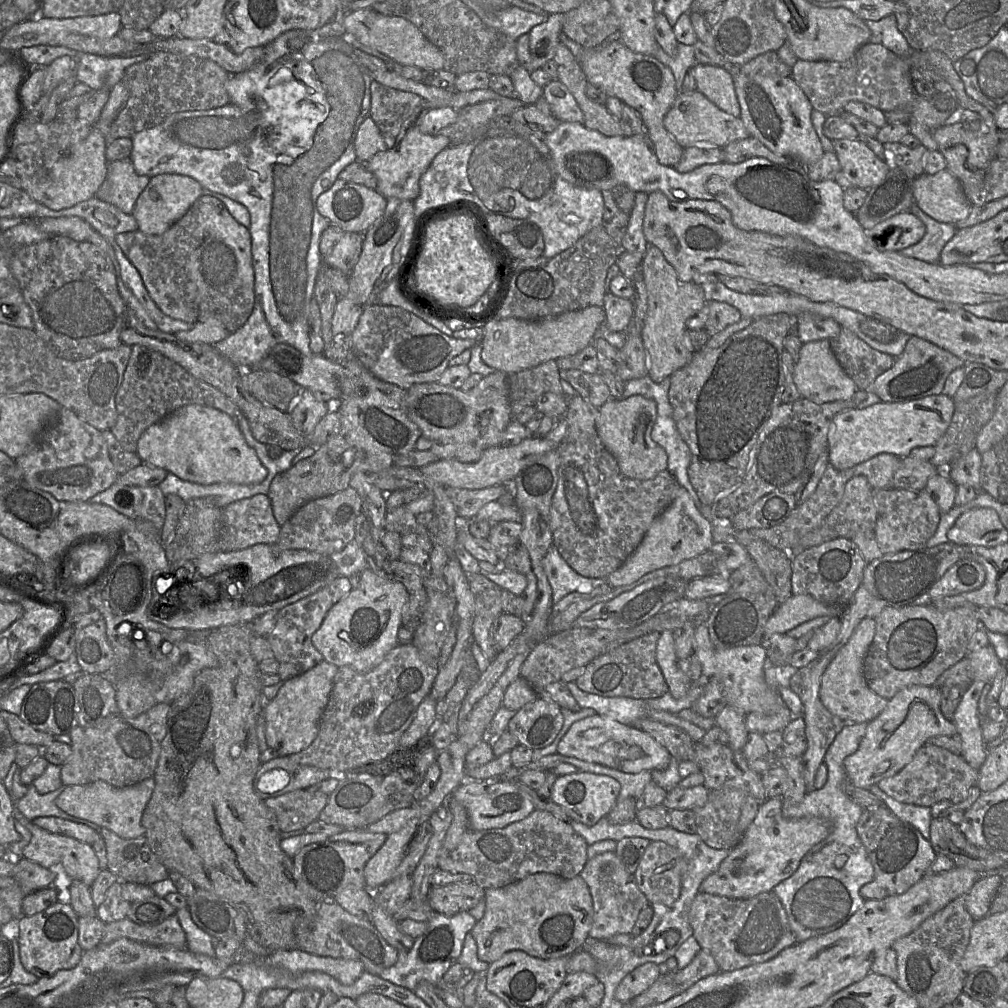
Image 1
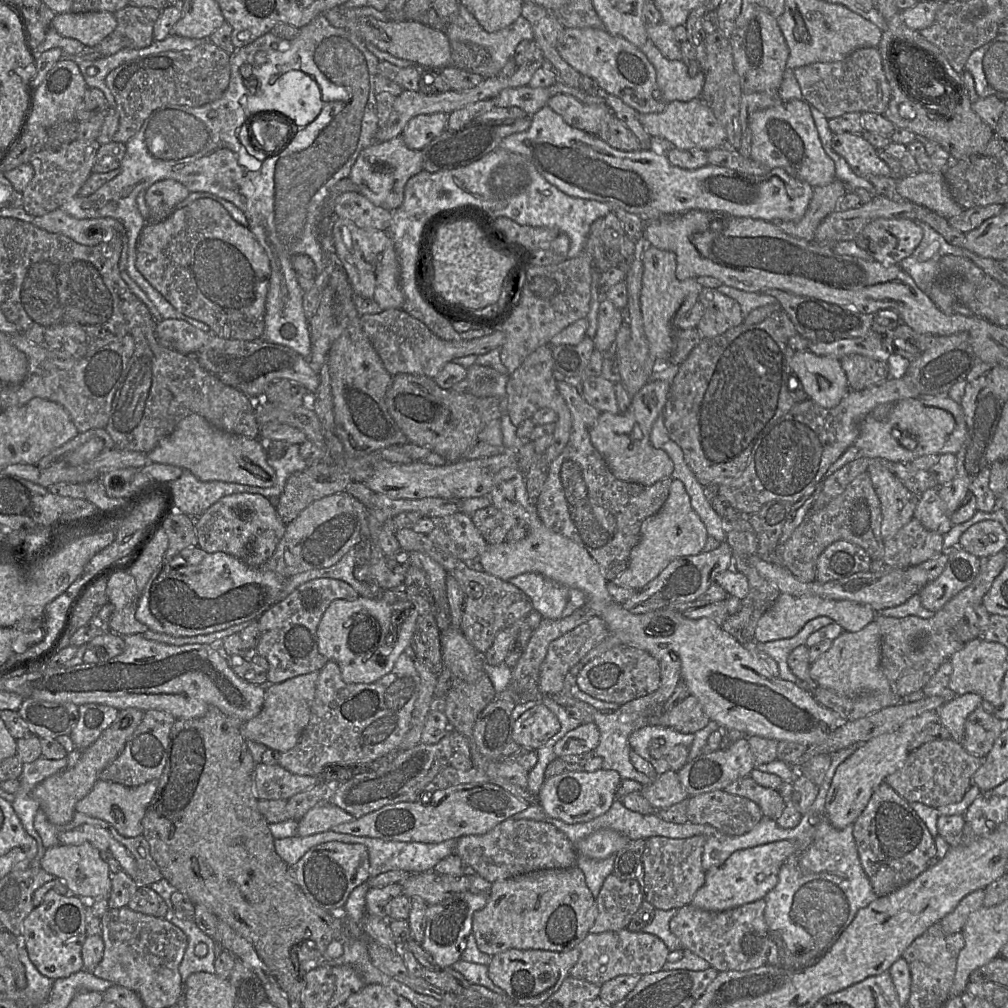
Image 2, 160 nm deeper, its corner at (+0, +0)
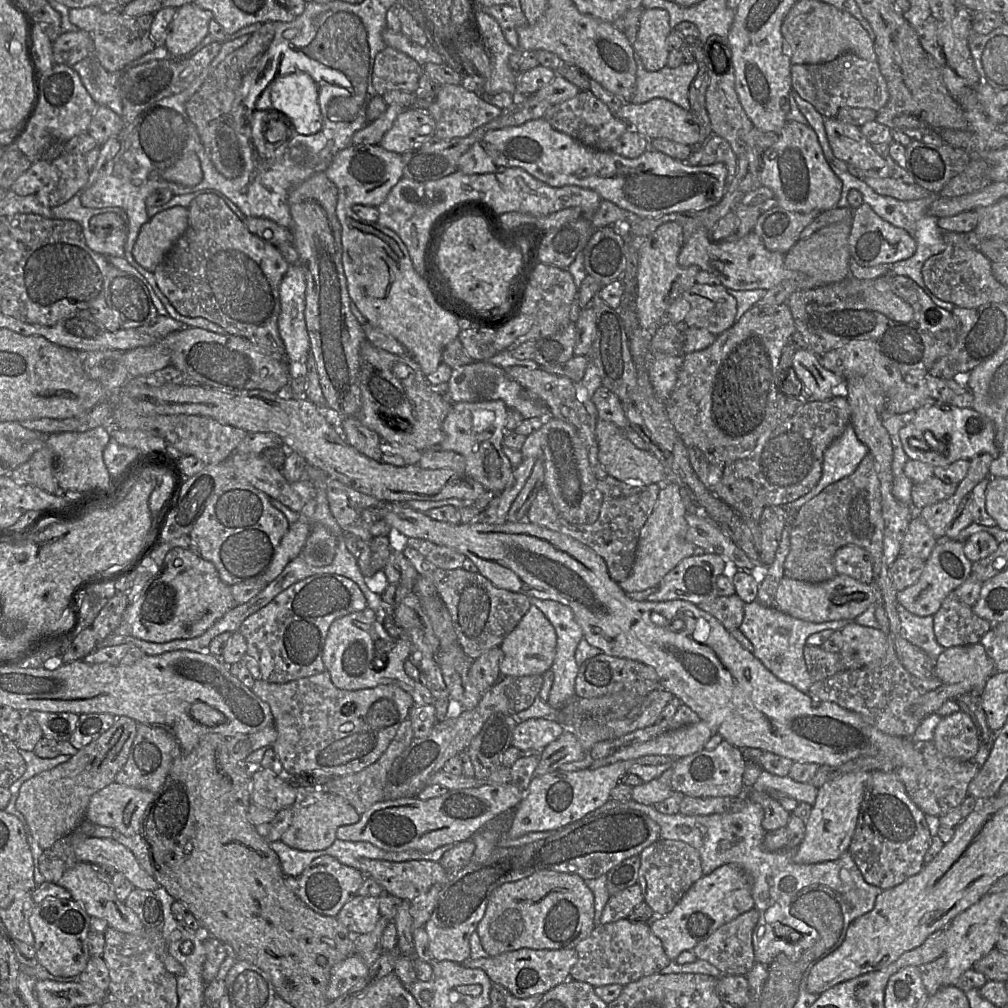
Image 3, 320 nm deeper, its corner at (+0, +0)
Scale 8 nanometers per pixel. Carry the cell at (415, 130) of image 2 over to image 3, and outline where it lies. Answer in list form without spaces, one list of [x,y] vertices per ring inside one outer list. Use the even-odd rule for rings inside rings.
[[[407,108],[397,117],[379,145],[402,155],[432,139],[435,131],[435,120],[428,112],[418,108]]]

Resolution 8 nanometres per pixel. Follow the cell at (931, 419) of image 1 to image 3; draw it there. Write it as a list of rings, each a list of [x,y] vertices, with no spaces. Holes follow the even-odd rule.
[[[949,402],[925,405],[914,411],[907,423],[899,431],[900,441],[909,459],[919,460],[934,467],[948,466],[959,459],[971,459],[979,454],[988,453],[994,458],[999,455],[1000,449],[995,445],[995,426],[985,415],[972,408],[959,408]],[[925,432],[931,432],[934,437],[945,445],[941,451],[931,449],[924,439]]]

